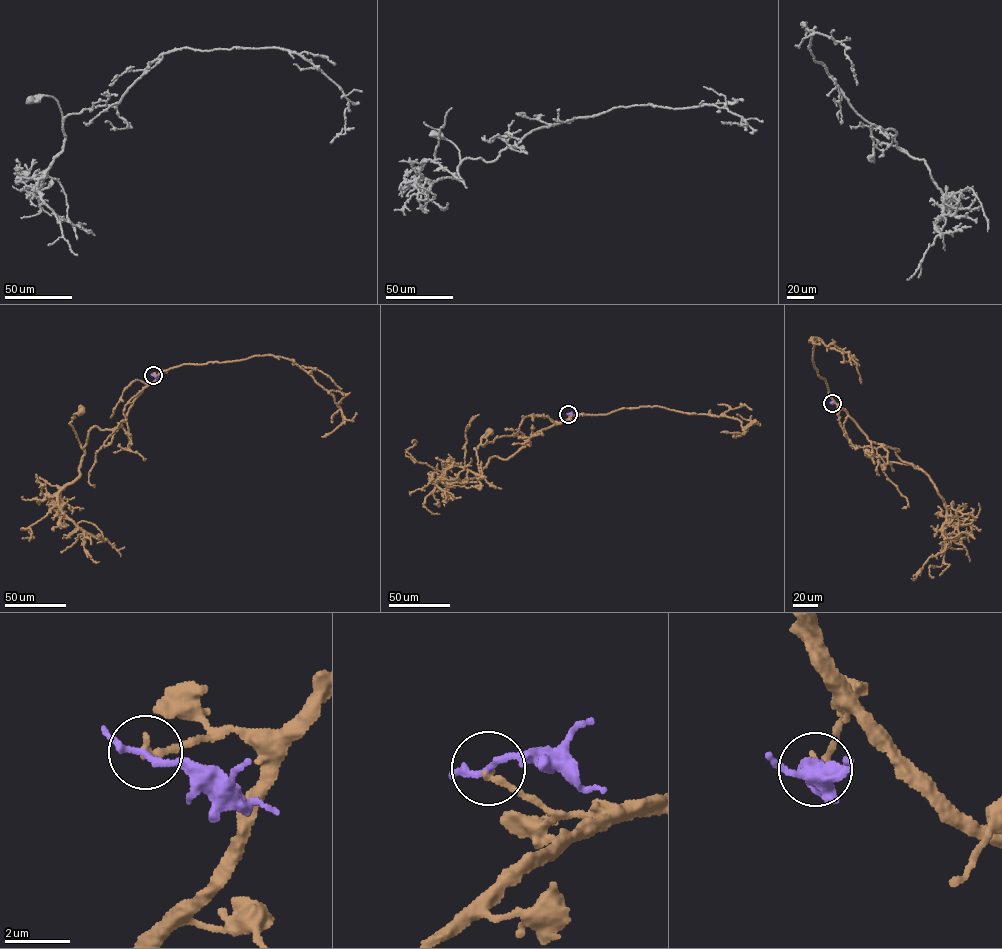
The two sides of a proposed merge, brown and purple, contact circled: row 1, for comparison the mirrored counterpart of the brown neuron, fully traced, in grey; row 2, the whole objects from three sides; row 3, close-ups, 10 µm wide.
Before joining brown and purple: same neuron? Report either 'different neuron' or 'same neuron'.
different neuron

